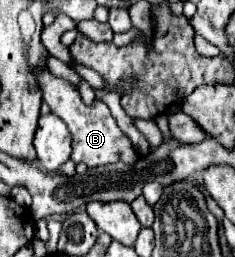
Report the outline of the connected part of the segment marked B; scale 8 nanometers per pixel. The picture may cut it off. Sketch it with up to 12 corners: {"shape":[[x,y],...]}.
{"shape":[[40,70],[44,102],[72,134],[72,160],[88,168],[136,164],[108,106]]}

